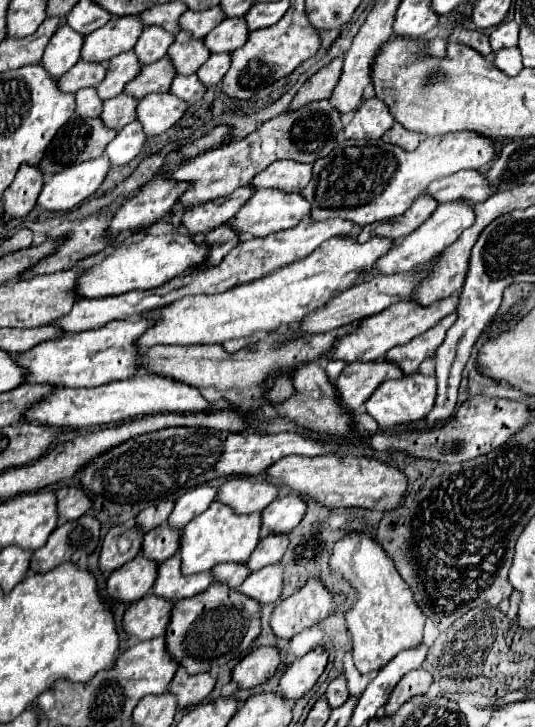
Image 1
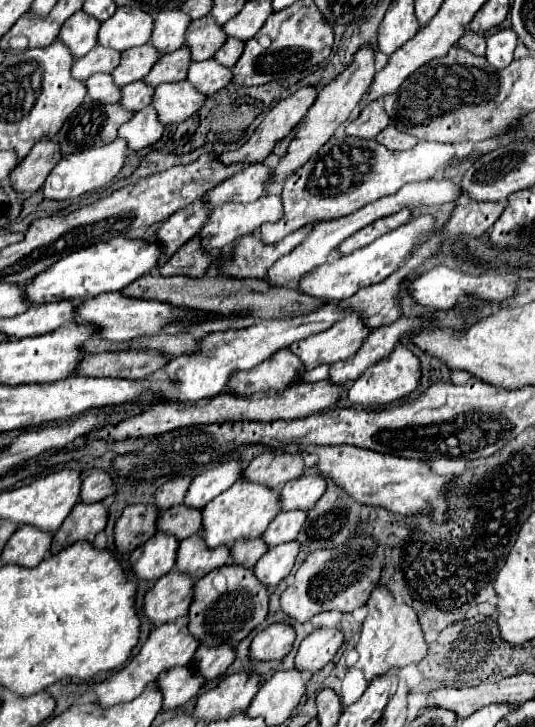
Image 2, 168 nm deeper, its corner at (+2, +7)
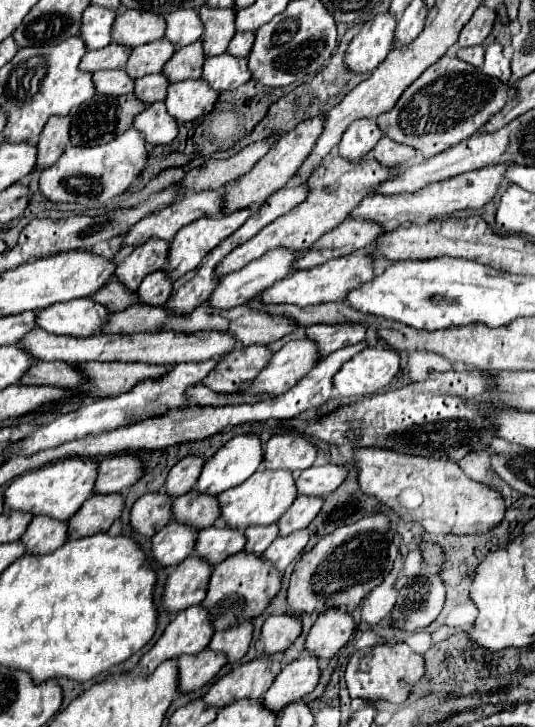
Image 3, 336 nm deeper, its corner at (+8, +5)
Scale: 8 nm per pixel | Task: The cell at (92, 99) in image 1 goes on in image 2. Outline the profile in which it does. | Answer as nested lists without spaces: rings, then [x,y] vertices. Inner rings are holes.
[[[96,73],[86,79],[88,97],[92,101],[104,101],[104,103],[116,103],[120,99],[120,89],[114,85],[112,75],[108,73]]]

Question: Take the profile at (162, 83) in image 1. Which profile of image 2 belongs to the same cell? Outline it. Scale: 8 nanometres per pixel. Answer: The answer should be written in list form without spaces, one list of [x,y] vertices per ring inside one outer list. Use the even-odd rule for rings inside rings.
[[[180,47],[172,53],[166,53],[160,57],[160,61],[154,65],[154,69],[144,77],[142,81],[146,85],[160,85],[160,83],[170,83],[170,81],[182,81],[186,77],[190,65],[190,51],[186,47]]]

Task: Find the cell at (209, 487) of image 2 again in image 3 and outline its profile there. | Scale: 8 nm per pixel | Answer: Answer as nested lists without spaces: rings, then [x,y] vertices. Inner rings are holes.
[[[236,435],[210,457],[200,473],[196,489],[218,495],[244,483],[264,461],[264,447],[258,435]]]

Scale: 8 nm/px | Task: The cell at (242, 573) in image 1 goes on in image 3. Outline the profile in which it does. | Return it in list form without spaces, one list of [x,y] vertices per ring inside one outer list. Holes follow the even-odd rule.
[[[266,525],[266,527],[248,527],[246,529],[246,551],[254,553],[254,555],[262,555],[270,543],[278,537],[278,525]]]

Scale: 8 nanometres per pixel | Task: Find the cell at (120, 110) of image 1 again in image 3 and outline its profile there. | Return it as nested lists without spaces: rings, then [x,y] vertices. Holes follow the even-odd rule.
[[[156,73],[156,75],[146,75],[136,79],[136,89],[134,95],[138,99],[142,99],[144,103],[156,103],[156,101],[164,101],[166,99],[166,87],[170,85],[170,81],[166,79],[166,75]]]

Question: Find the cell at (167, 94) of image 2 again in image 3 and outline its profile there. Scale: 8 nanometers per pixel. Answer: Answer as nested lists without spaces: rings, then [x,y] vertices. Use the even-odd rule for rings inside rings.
[[[186,79],[168,87],[166,107],[178,123],[186,123],[210,113],[218,101],[218,91],[208,87],[204,79]]]

